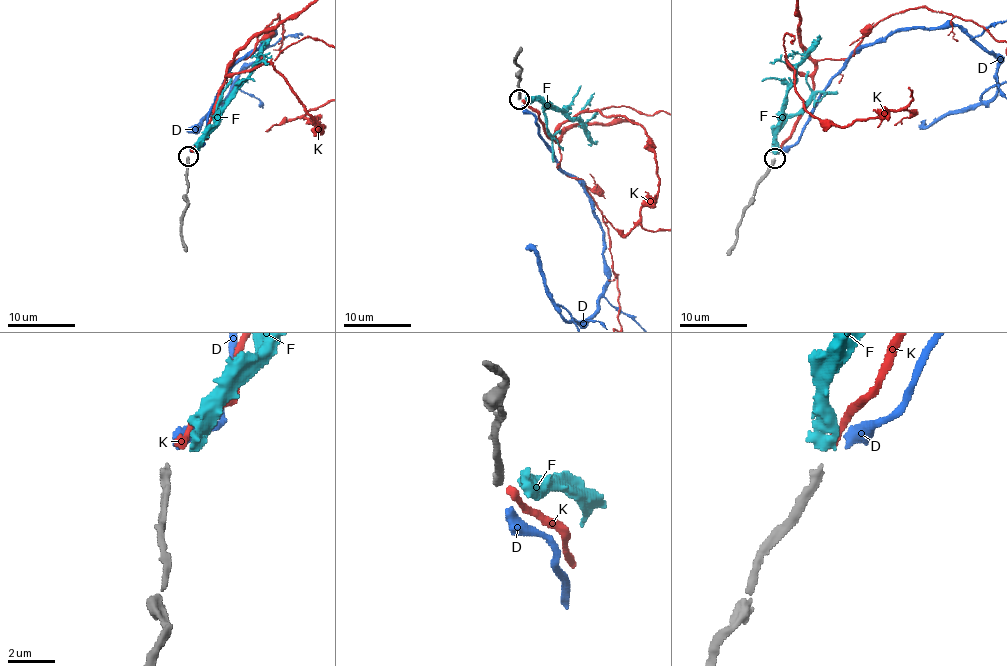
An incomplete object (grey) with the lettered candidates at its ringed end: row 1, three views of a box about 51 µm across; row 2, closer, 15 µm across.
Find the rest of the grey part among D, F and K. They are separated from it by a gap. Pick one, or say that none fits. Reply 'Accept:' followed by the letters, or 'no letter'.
Accept: D

